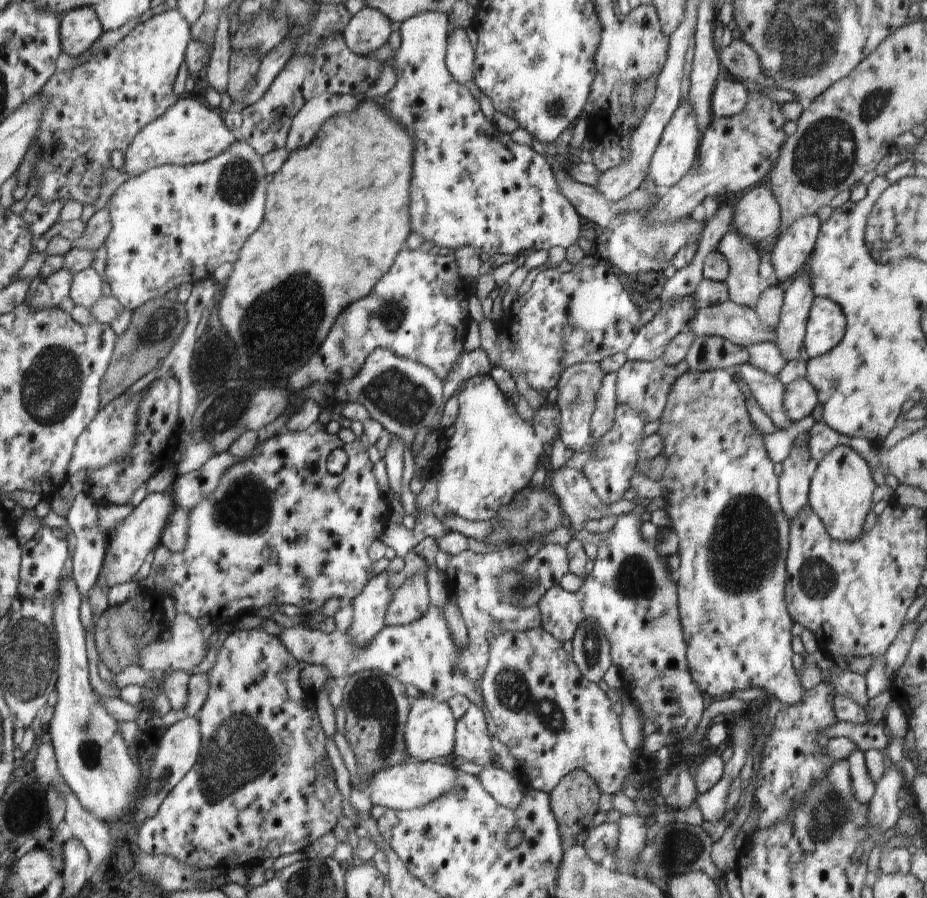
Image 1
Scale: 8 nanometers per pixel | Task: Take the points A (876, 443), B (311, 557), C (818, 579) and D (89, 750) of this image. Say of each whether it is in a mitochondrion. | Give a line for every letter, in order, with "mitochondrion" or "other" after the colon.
A: other
B: other
C: mitochondrion
D: mitochondrion

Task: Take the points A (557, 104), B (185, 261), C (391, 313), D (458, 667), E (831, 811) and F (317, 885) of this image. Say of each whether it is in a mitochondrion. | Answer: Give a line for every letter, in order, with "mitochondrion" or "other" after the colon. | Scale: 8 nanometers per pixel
A: mitochondrion
B: other
C: mitochondrion
D: mitochondrion
E: mitochondrion
F: mitochondrion

